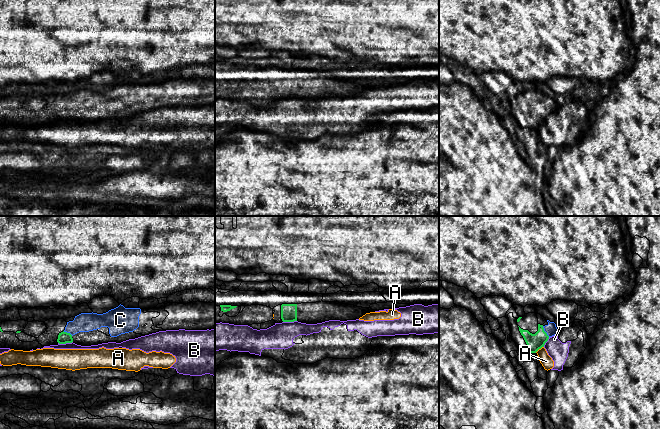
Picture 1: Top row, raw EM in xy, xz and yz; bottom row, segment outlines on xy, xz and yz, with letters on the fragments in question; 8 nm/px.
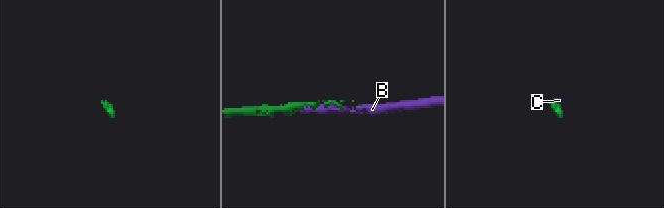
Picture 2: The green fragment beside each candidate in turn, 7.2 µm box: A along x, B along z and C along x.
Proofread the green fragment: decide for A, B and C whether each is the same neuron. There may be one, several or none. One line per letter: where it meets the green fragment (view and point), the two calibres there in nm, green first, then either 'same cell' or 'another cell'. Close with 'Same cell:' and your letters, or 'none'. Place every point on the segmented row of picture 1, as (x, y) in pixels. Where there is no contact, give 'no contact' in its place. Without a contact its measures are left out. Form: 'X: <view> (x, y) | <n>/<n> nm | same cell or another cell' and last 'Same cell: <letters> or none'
A: yz (539, 348) | 130/90 nm | another cell
B: xy (65, 343) | 90/50 nm | another cell
C: yz (544, 331) | 130/90 nm | same cell
Same cell: C

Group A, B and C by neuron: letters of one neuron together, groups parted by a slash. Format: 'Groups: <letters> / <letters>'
Groups: A B / C

